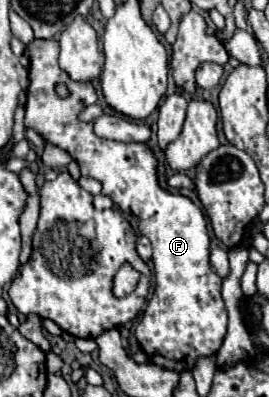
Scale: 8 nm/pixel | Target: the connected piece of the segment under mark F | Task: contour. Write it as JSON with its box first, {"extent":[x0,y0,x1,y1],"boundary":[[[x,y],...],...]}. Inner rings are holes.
{"extent":[25,40,227,370],"boundary":[[[33,40],[31,48],[31,70],[29,70],[29,88],[27,88],[27,106],[25,106],[25,126],[33,128],[37,134],[45,138],[45,142],[55,144],[59,148],[65,148],[73,160],[81,168],[81,176],[91,176],[103,184],[103,194],[107,194],[113,204],[117,204],[121,210],[125,206],[131,210],[131,214],[137,218],[139,230],[143,236],[151,240],[153,246],[153,270],[155,270],[155,294],[147,304],[147,310],[143,314],[143,320],[135,328],[135,338],[141,346],[141,350],[147,354],[147,358],[165,368],[165,370],[193,370],[197,364],[197,358],[213,356],[217,354],[219,346],[223,344],[223,338],[227,334],[227,308],[221,298],[221,278],[213,272],[209,264],[209,246],[211,238],[207,232],[207,222],[203,218],[203,212],[199,206],[195,206],[185,196],[175,196],[167,190],[163,190],[157,184],[157,160],[153,152],[147,148],[147,144],[125,144],[115,140],[105,140],[95,136],[91,122],[81,122],[77,118],[79,110],[87,104],[95,104],[97,94],[93,90],[91,82],[79,84],[71,82],[67,74],[57,64],[57,50],[59,44],[55,40]],[[63,82],[69,90],[69,96],[57,94],[57,84]]]}

